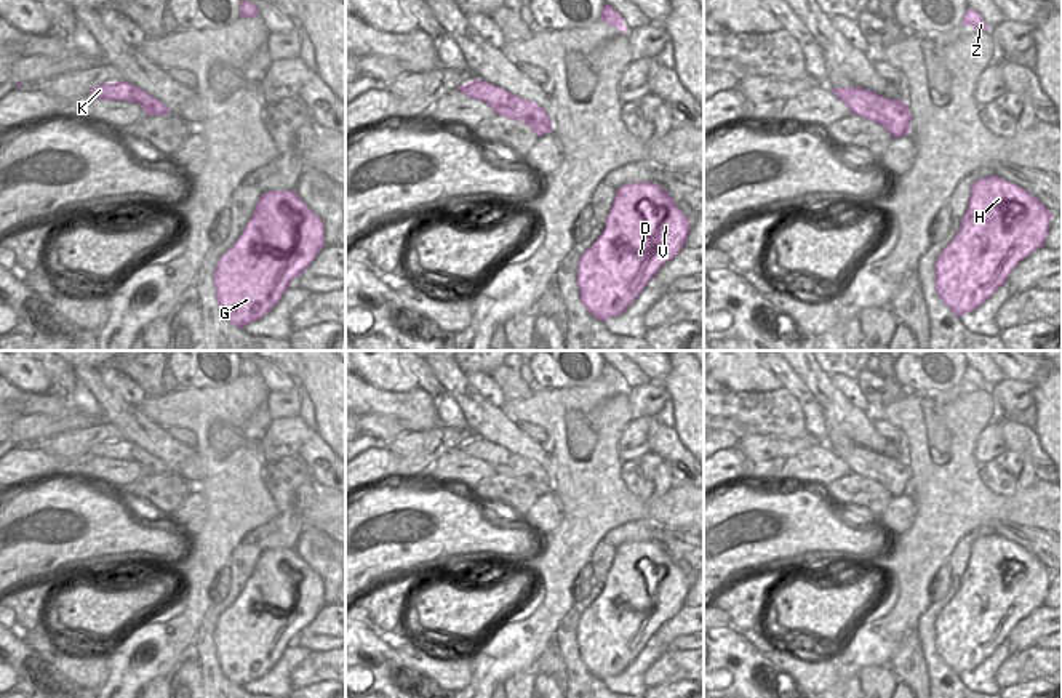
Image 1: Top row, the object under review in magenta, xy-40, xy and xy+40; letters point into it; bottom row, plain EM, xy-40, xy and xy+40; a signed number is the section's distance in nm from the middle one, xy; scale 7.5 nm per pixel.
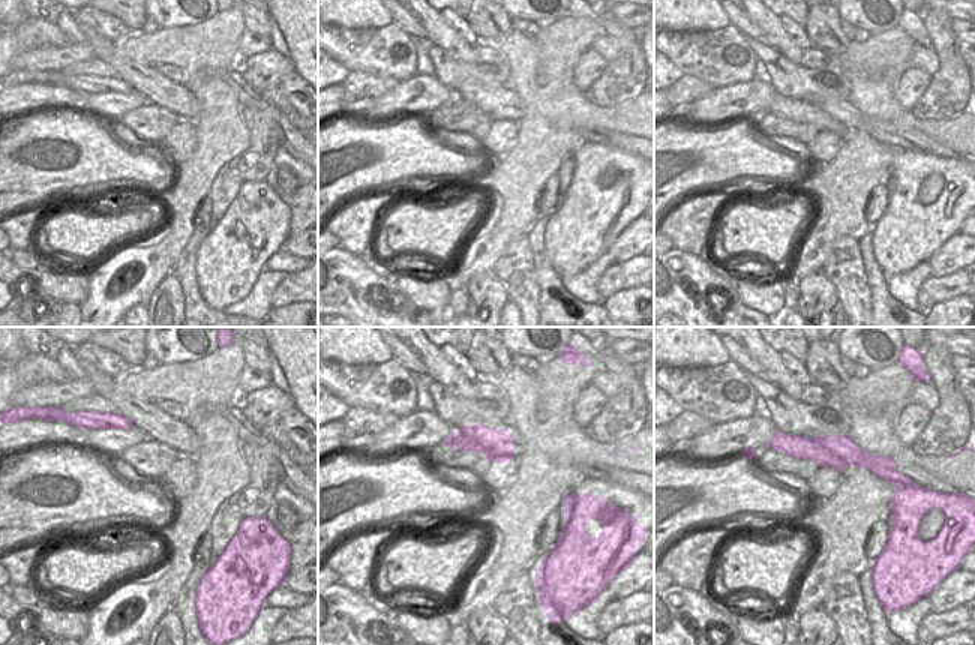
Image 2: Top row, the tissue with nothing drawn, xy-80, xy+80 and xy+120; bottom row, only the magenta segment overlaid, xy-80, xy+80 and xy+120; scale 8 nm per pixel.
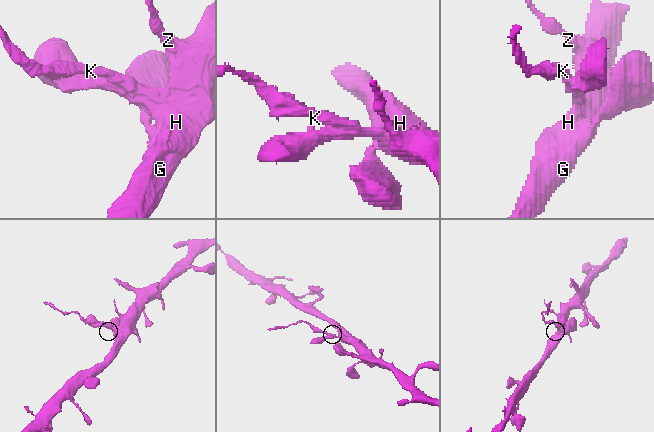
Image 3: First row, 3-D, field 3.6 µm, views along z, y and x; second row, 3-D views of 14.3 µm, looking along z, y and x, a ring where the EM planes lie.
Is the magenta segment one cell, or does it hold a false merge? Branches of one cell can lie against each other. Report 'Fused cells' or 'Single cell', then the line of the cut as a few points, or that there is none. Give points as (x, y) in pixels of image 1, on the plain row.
Fused cells. Split along xy+40 (880, 455), (859, 458), (850, 466)

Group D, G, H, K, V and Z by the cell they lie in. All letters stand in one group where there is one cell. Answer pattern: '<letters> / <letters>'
D G H V Z / K

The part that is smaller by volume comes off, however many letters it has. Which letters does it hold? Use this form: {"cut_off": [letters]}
{"cut_off": ["K"]}

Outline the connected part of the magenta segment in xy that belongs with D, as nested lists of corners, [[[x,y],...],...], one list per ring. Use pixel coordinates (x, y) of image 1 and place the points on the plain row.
[[[656,541],[616,549],[605,588],[577,621],[581,661],[598,679],[617,676],[686,604],[689,576]]]

